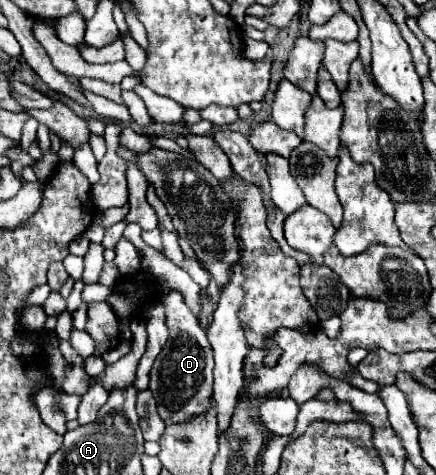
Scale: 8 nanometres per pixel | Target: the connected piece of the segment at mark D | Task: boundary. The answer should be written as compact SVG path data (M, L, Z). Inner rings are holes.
M171 290L161 298L161 302L165 306L169 340L163 346L161 354L155 358L149 386L157 400L159 416L163 418L163 422L175 424L189 420L193 414L209 410L211 406L209 396L213 392L213 356L211 356L211 344L207 344L207 334L203 332L203 328L199 328L197 318L191 316L187 304L183 304L183 294Z

